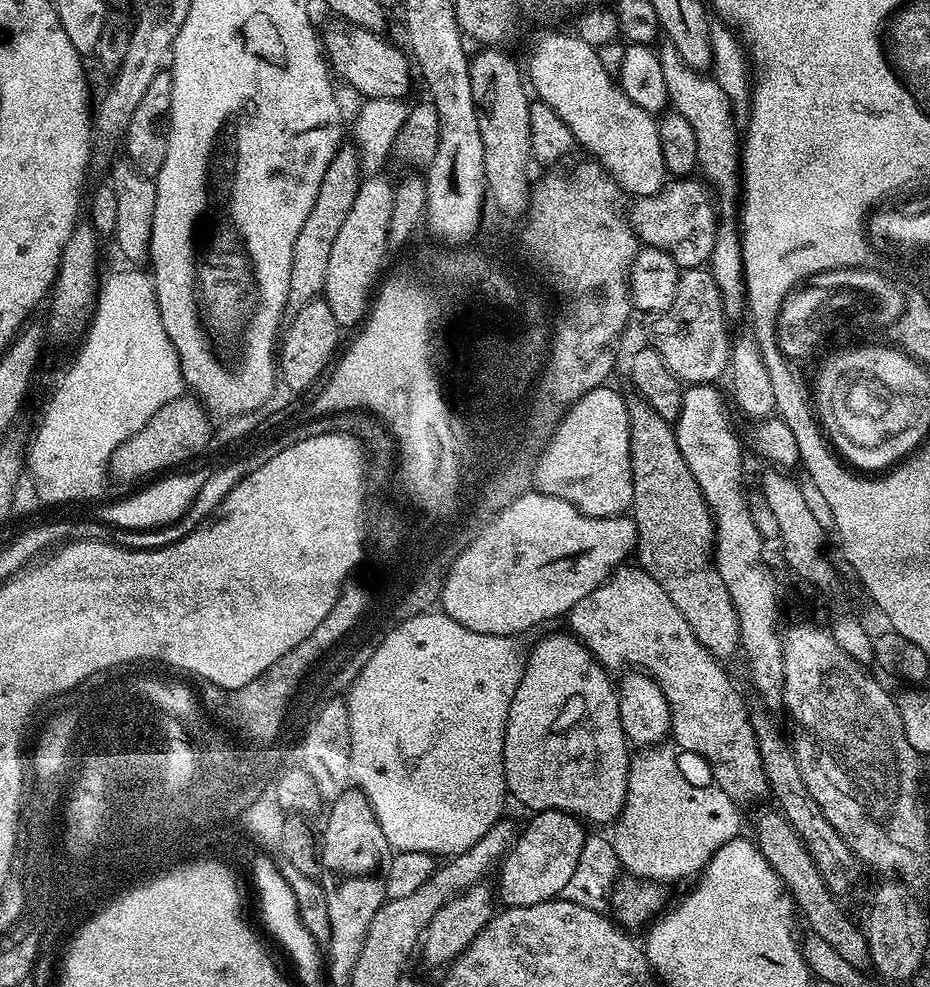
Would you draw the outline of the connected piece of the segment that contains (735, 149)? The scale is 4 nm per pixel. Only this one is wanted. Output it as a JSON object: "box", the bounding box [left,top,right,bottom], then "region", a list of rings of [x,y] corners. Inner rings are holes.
{"box":[658,43,742,200],"region":[[[661,43],[658,55],[662,62],[669,105],[675,112],[682,114],[682,118],[686,118],[690,126],[694,126],[696,163],[698,172],[701,172],[699,175],[707,181],[715,195],[717,192],[724,200],[732,200],[735,196],[737,199],[738,189],[742,184],[742,132],[741,129],[736,129],[734,105],[711,75],[686,66],[672,44]]]}

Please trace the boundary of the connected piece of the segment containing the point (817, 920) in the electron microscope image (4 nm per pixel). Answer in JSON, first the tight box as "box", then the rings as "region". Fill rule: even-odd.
{"box":[754,810,871,970],"region":[[[779,810],[764,812],[756,820],[756,836],[754,843],[760,849],[761,854],[770,862],[770,866],[784,879],[784,885],[796,901],[799,913],[808,919],[811,935],[830,942],[850,966],[861,970],[871,965],[871,954],[868,952],[868,939],[865,933],[848,921],[846,913],[840,909],[841,901],[833,896],[832,891],[822,882],[822,874],[818,874],[818,866],[810,858],[806,846],[800,840],[800,835],[790,826],[790,822]]]}

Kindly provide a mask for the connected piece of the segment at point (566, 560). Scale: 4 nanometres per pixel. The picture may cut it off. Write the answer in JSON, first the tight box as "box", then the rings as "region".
{"box":[438,490,636,637],"region":[[[539,490],[520,495],[480,529],[453,562],[438,604],[444,615],[466,626],[466,630],[491,636],[519,637],[520,632],[528,632],[547,620],[567,617],[573,606],[604,583],[636,550],[636,523],[631,515],[594,518]]]}

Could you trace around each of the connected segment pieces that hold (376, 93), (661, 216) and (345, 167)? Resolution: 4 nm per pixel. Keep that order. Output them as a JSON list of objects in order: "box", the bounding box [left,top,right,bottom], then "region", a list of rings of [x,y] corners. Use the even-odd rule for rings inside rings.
[{"box":[322,26,414,99],"region":[[[334,26],[330,27],[327,31],[324,30],[322,34],[322,43],[324,46],[325,51],[325,57],[329,63],[329,67],[331,68],[331,71],[340,79],[340,77],[350,86],[352,86],[358,93],[362,94],[361,97],[364,97],[365,99],[405,99],[407,97],[407,93],[409,92],[411,86],[412,86],[412,76],[414,80],[414,72],[412,69],[411,61],[409,60],[409,57],[407,55],[404,56],[401,53],[402,50],[392,42],[388,41],[383,35],[380,35],[377,32],[368,31],[366,29],[362,29],[360,27],[353,27],[349,28],[346,26],[342,26],[344,28],[336,28]]]},{"box":[639,178,718,270],"region":[[[696,178],[681,179],[671,188],[672,185],[657,196],[646,196],[639,201],[639,243],[664,252],[681,270],[707,265],[718,227],[718,220],[712,217],[712,204],[708,201],[709,189]]]},{"box":[289,146,361,309],"region":[[[352,146],[341,147],[330,166],[326,166],[322,186],[318,186],[318,198],[314,198],[310,215],[306,222],[302,222],[302,230],[298,230],[298,238],[294,242],[294,262],[290,266],[289,309],[306,306],[306,302],[317,299],[323,293],[334,237],[337,236],[342,222],[346,222],[346,214],[350,214],[350,206],[354,206],[354,198],[358,198],[361,179],[359,151]]]}]

